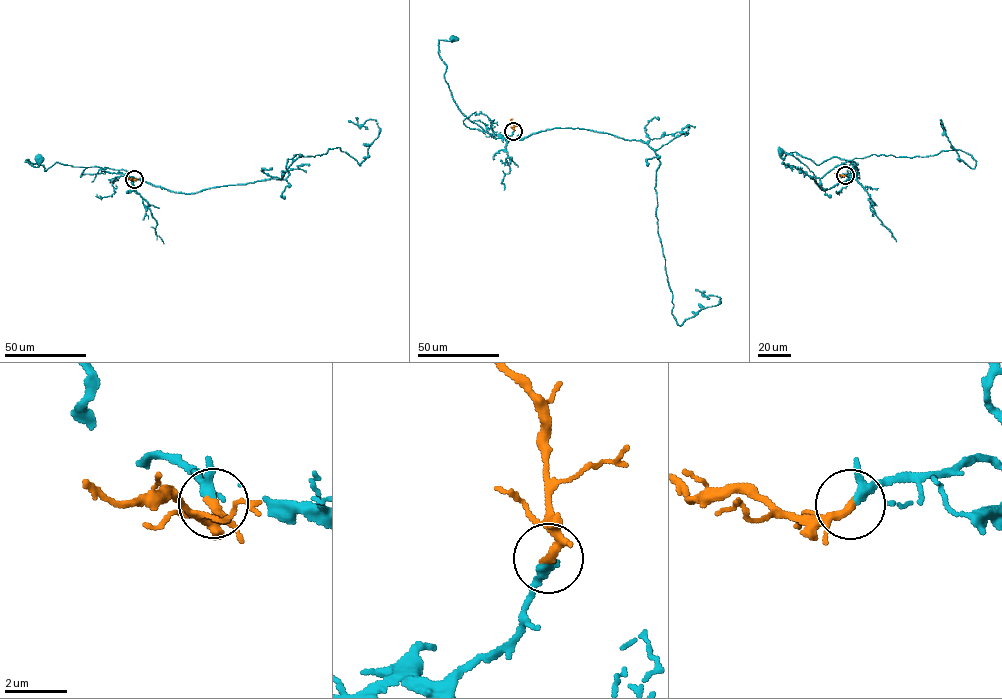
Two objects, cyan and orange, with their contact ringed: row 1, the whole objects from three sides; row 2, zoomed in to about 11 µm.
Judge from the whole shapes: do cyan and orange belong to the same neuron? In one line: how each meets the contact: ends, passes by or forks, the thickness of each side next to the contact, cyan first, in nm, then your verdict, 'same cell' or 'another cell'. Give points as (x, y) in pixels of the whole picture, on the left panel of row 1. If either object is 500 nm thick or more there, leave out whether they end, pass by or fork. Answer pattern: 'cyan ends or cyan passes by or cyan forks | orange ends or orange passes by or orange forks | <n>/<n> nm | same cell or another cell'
cyan passes by | orange passes by | 240/200 nm | same cell

